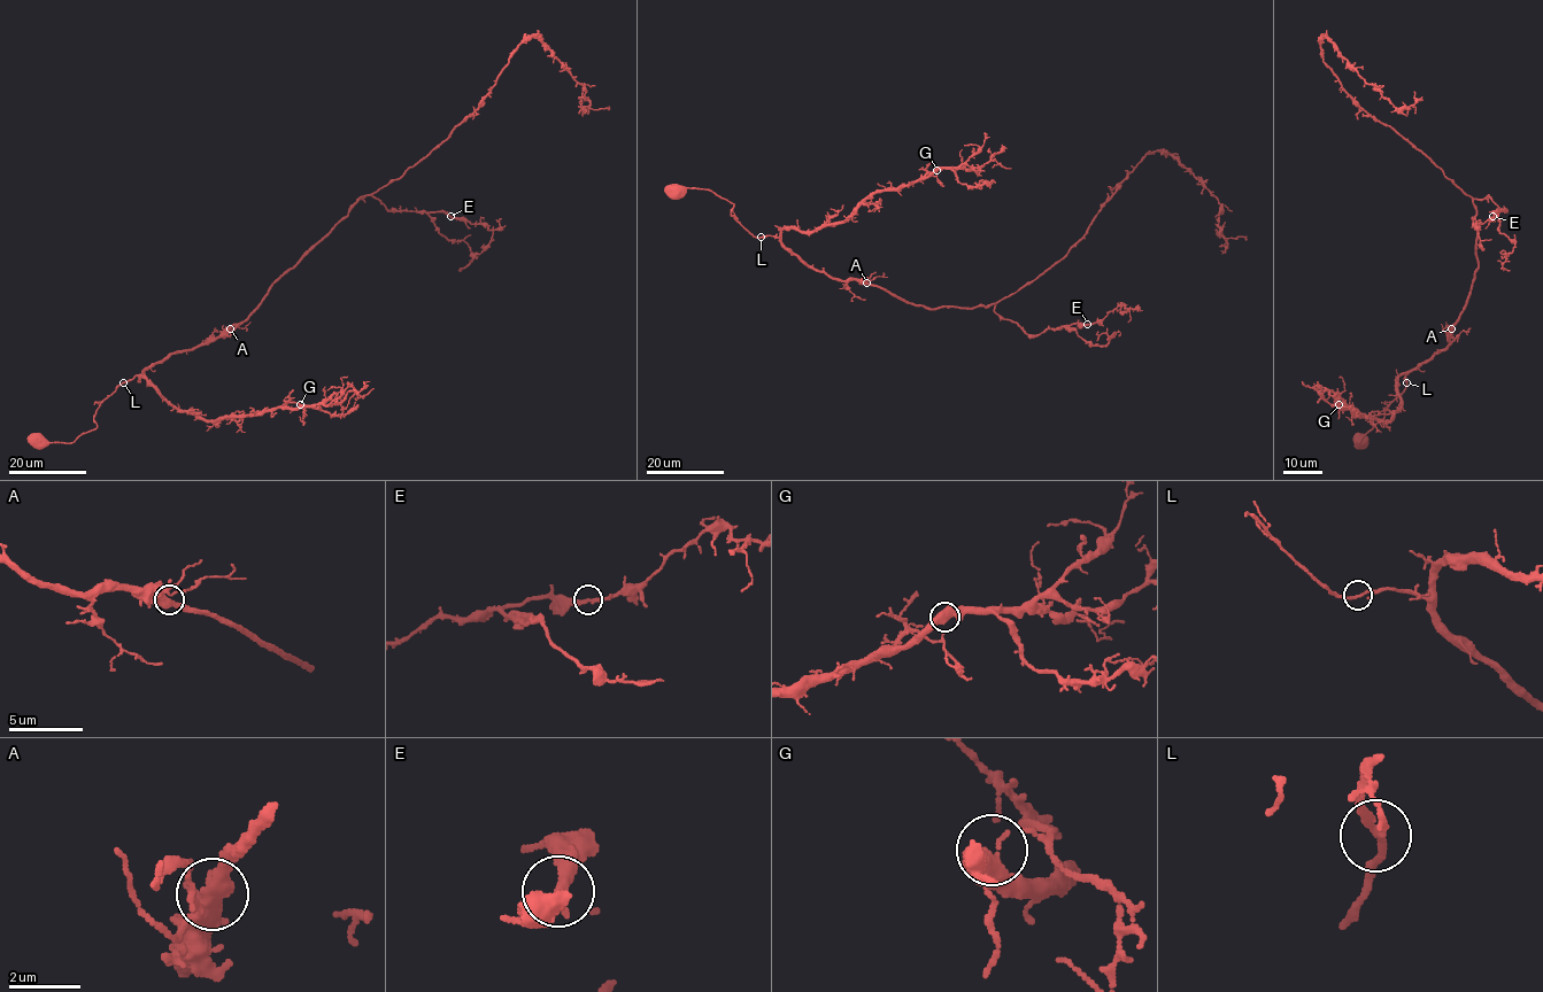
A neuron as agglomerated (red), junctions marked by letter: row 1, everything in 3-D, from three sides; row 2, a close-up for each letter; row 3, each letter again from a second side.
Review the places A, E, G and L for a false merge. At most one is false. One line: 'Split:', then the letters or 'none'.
Split: none

